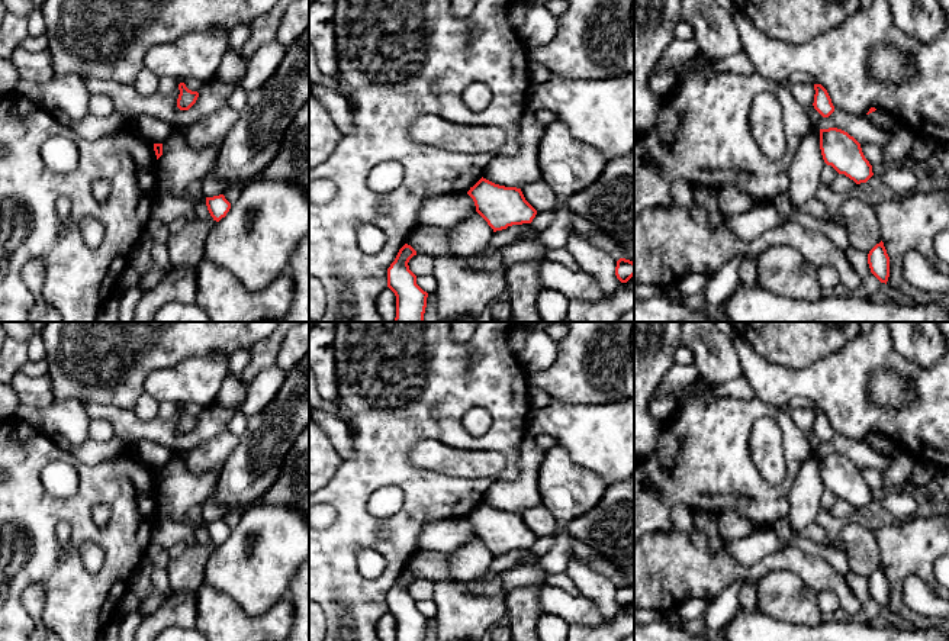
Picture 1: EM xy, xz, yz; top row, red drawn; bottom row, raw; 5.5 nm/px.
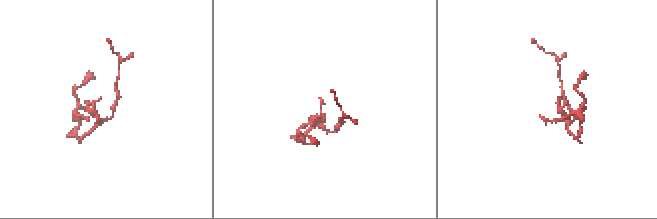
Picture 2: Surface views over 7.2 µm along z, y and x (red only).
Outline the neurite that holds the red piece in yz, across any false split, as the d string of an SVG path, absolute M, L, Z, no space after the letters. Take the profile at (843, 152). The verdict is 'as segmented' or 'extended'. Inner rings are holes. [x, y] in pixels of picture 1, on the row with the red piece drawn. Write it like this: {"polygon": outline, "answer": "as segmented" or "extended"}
{"polygon": "M820 129L820 149L827 165L856 184L866 183L874 175L860 144L842 129Z", "answer": "as segmented"}

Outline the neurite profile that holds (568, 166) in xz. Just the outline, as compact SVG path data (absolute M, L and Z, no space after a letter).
M554 120L546 126L538 165L541 180L556 193L559 204L553 223L534 238L537 244L547 249L566 247L573 219L567 200L573 193L591 186L607 162L599 149L573 138L566 123Z

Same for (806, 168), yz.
M814 129L801 141L788 171L788 194L792 206L800 206L816 196L824 165L820 149L820 129Z

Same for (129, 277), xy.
M128 265L128 268L119 277L119 286L115 294L120 294L122 291L138 286L139 281L141 276L131 265Z

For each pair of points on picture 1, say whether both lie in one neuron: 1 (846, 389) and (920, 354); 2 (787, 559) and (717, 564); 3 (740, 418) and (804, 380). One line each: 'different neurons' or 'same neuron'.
1: different neurons
2: same neuron
3: different neurons

